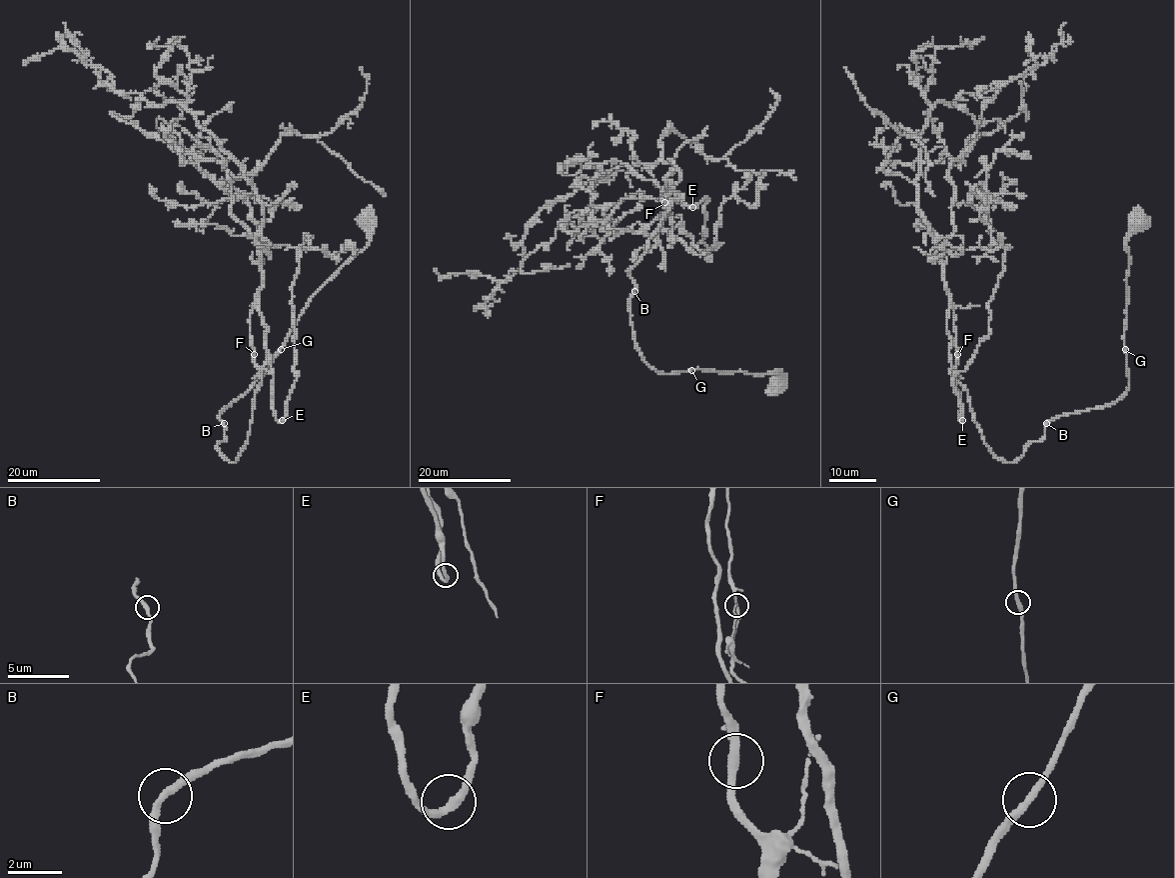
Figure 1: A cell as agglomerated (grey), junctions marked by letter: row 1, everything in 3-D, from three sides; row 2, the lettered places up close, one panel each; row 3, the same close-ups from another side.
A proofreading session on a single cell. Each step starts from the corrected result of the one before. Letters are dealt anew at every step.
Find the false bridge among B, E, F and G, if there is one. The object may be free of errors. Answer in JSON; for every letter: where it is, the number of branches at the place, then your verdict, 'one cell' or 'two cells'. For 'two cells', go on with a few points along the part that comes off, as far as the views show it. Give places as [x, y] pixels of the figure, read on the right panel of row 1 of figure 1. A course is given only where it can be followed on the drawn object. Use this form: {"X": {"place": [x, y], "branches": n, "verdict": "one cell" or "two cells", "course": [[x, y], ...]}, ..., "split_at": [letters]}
{"B": {"place": [1046, 423], "branches": 2, "verdict": "one cell"}, "E": {"place": [962, 420], "branches": 2, "verdict": "one cell"}, "F": {"place": [957, 354], "branches": 2, "verdict": "one cell"}, "G": {"place": [1125, 349], "branches": 2, "verdict": "one cell"}, "split_at": []}

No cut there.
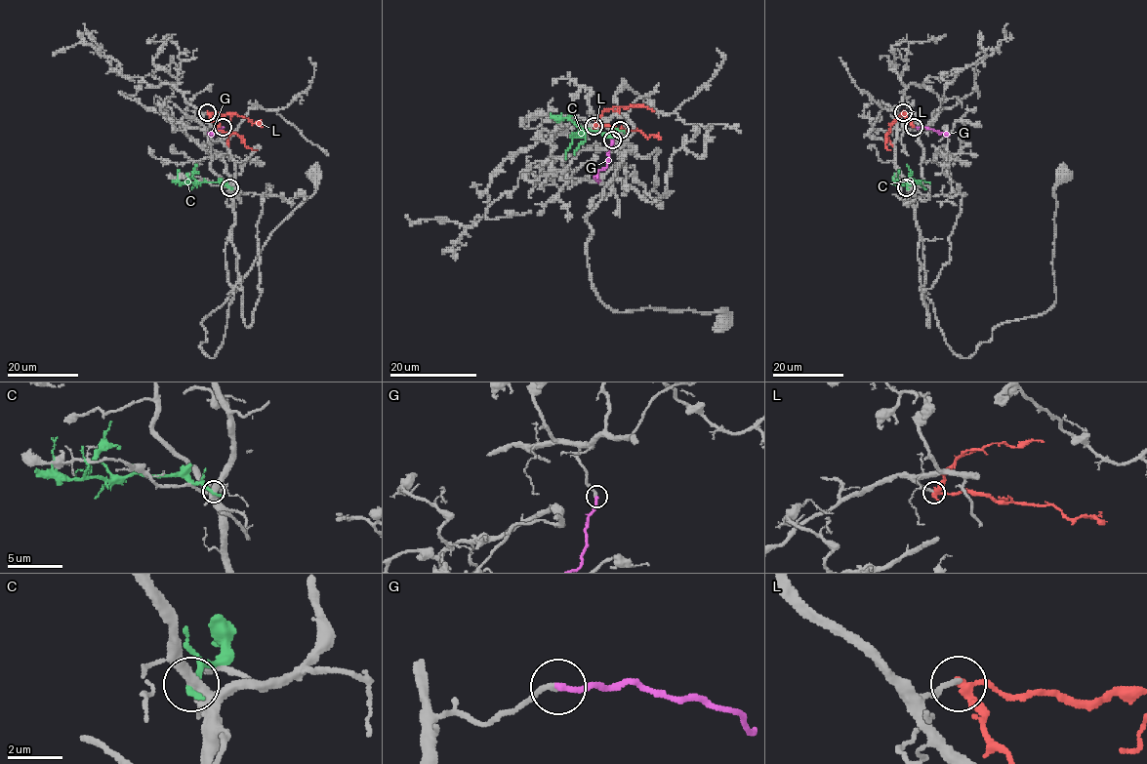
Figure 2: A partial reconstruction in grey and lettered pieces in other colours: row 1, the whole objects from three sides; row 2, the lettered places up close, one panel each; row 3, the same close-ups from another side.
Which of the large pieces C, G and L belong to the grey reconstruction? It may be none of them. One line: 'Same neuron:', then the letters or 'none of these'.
Same neuron: G

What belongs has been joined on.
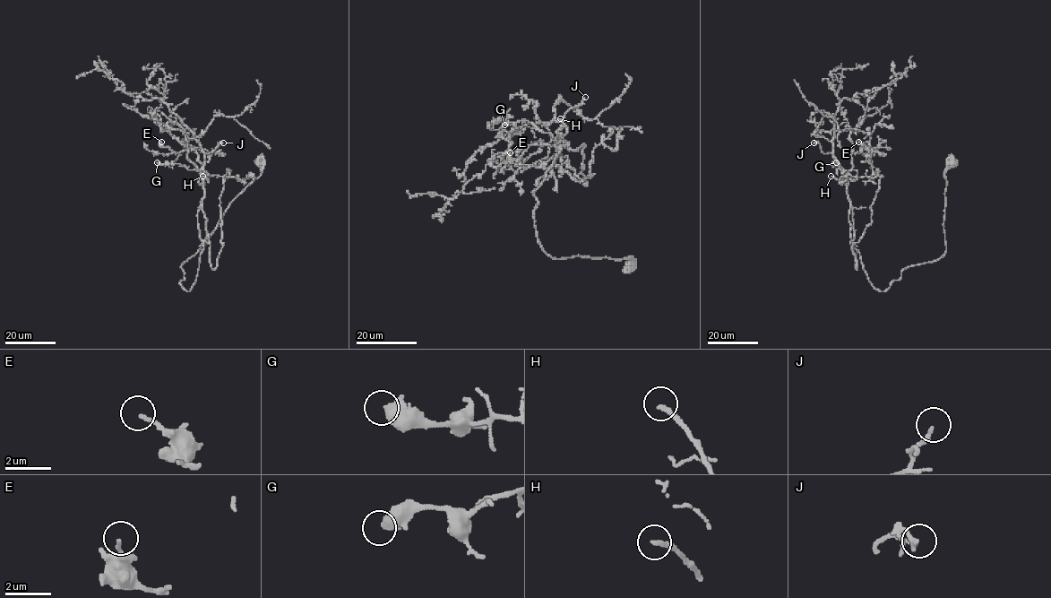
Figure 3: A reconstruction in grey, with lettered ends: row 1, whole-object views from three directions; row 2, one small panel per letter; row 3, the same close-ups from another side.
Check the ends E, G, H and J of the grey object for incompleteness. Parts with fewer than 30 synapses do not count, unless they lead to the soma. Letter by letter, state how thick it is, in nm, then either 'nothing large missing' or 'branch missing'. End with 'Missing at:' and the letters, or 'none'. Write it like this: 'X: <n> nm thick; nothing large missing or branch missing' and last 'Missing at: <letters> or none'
E: 140 nm thick; nothing large missing
G: 550 nm thick; nothing large missing
H: 240 nm thick; nothing large missing
J: 190 nm thick; branch missing
Missing at: J

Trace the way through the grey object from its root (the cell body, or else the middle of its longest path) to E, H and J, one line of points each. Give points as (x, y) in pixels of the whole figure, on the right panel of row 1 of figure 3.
E: (952, 161), (946, 252), (881, 290), (851, 246), (857, 269), (852, 246), (872, 221), (883, 175), (858, 142)
H: (952, 161), (945, 172), (946, 252), (905, 268), (884, 290), (869, 281), (854, 246), (844, 176), (831, 176)
J: (952, 161), (945, 172), (946, 252), (905, 268), (881, 290), (854, 246), (852, 210), (839, 165), (814, 142)

